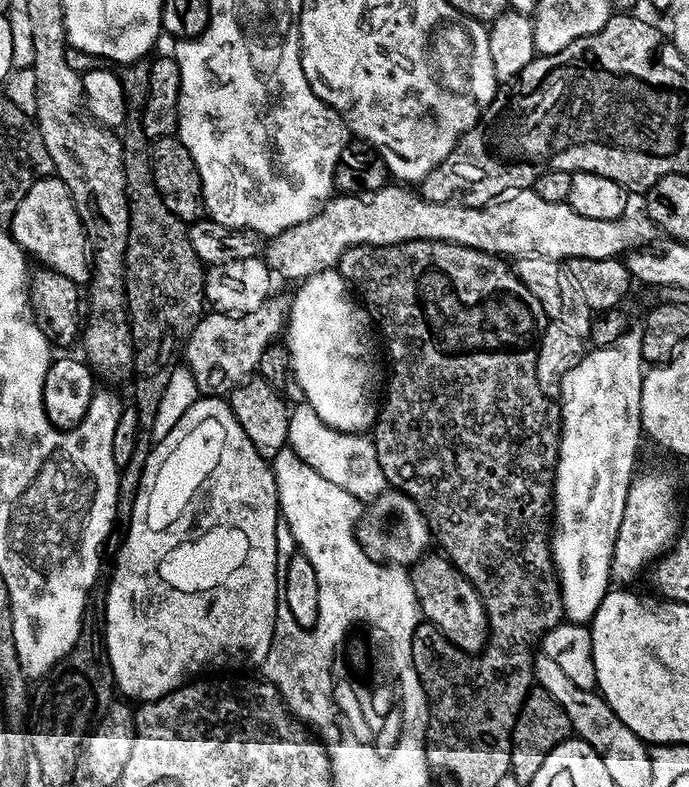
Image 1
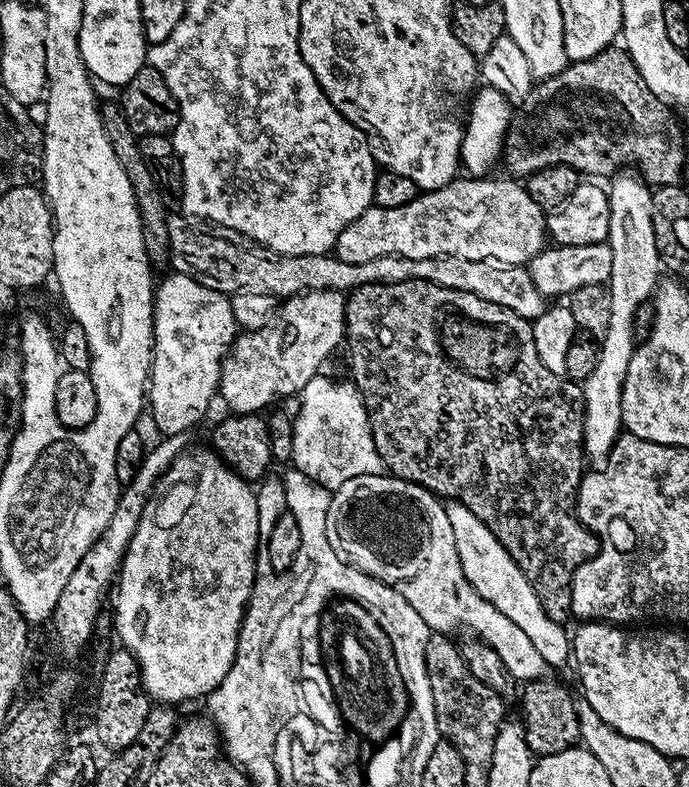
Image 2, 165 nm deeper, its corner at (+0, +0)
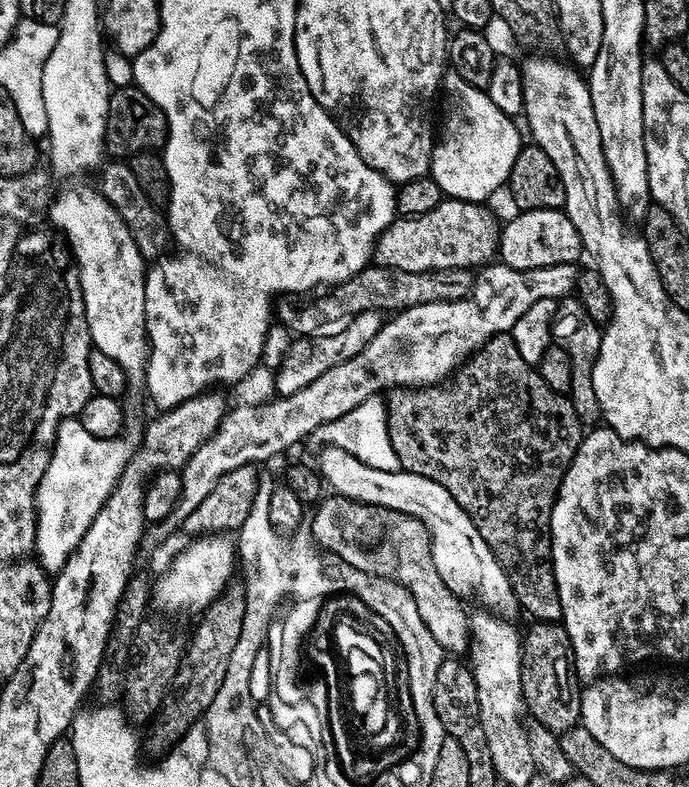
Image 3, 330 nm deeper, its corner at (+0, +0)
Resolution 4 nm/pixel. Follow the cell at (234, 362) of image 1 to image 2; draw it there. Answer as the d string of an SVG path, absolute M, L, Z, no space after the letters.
M322 290L321 292L302 292L298 296L290 296L287 297L283 301L284 304L275 309L273 311L272 316L268 319L268 324L266 326L262 326L258 330L254 330L253 332L249 332L247 330L241 331L239 335L237 335L236 339L232 342L232 347L227 349L224 362L220 365L220 387L218 389L219 395L224 396L224 400L229 404L231 411L236 414L260 414L265 411L269 406L267 404L272 404L275 400L280 400L283 396L292 396L295 397L297 394L303 390L306 386L306 382L310 382L310 378L314 378L321 371L320 368L324 363L328 360L328 355L331 354L332 351L335 350L336 347L341 347L342 341L345 339L344 335L344 302L346 296L345 293L335 292L334 290Z

